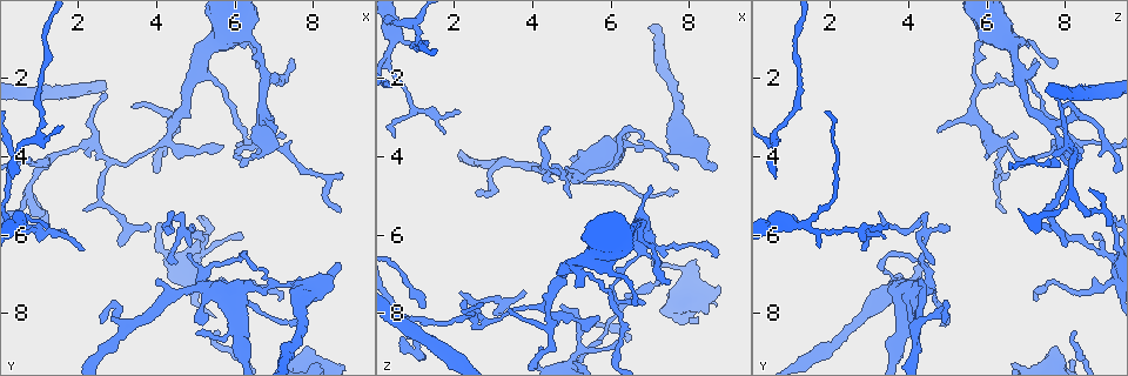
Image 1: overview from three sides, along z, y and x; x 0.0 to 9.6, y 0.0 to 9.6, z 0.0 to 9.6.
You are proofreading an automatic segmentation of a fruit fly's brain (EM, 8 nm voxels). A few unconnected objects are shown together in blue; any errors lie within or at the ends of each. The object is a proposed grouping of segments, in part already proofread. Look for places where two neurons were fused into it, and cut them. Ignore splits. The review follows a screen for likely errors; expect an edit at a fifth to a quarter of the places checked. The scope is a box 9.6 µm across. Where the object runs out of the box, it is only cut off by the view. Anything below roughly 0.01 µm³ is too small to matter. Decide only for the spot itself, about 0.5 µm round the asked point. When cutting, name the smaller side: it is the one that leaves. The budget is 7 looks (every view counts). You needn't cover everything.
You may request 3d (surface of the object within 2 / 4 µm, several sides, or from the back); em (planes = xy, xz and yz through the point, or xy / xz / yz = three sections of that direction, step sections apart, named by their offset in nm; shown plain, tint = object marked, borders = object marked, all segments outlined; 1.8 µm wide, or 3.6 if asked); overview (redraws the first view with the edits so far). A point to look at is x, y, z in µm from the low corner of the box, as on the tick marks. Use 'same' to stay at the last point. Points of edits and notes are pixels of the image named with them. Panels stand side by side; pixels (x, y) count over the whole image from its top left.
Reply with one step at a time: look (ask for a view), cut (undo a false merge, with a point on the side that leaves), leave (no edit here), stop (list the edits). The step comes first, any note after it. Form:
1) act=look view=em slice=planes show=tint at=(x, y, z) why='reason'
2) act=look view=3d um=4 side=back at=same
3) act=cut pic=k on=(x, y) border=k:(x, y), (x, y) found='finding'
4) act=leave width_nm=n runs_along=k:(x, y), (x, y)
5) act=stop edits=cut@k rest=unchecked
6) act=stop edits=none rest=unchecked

act=look view=3d um=4 side=back at=(4.50, 3.20, 7.65)

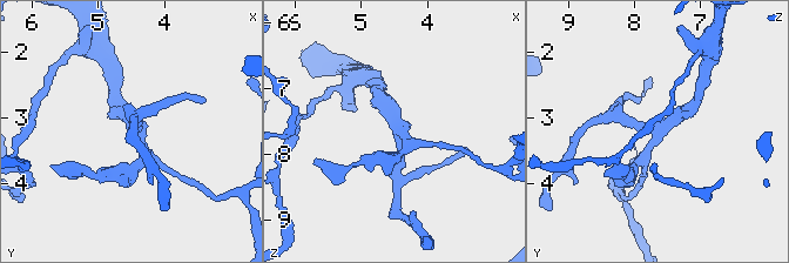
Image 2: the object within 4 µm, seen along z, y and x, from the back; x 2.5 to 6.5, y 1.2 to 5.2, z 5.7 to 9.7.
act=look view=em slice=planes show=tint at=(4.45, 3.15, 7.60) arms=4

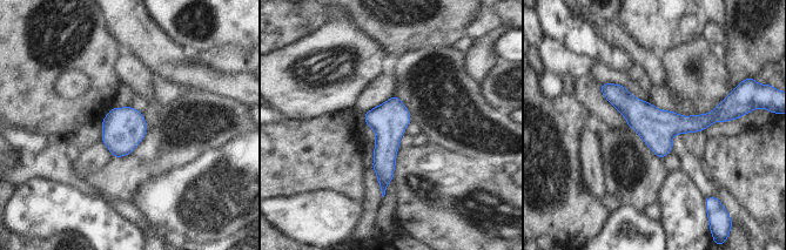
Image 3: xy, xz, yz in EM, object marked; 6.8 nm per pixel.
act=leave runs_along=3:(603, 87), (651, 123), (725, 117) found='one neuron here'

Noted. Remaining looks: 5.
act=look view=em slice=planes show=tint at=(6.30, 3.60, 8.60) why='narrows sharply'

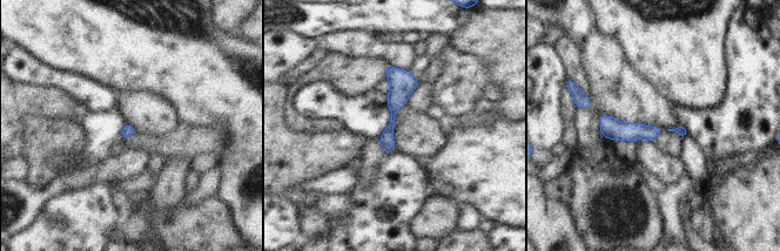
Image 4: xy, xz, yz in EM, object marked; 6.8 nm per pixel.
act=leave runs_along=4:(391, 69), (396, 100), (388, 149) found='continuous, no second neuron'

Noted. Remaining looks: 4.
act=look view=3d um=2 side=back at=(5.05, 1.80, 6.75) why='small branch off a trunk'

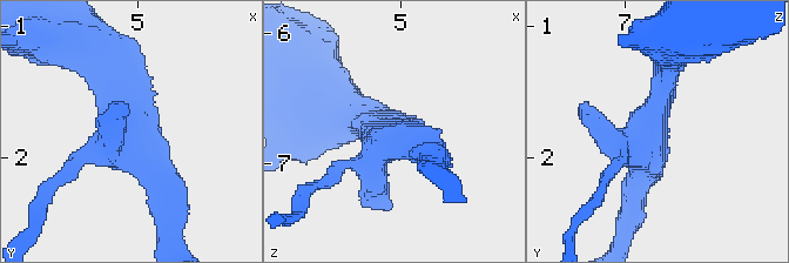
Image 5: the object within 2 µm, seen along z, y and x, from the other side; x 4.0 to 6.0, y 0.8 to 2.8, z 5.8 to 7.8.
act=look view=em slice=planes show=tint at=(5.12, 1.80, 6.80) why='shape alone is not enough'

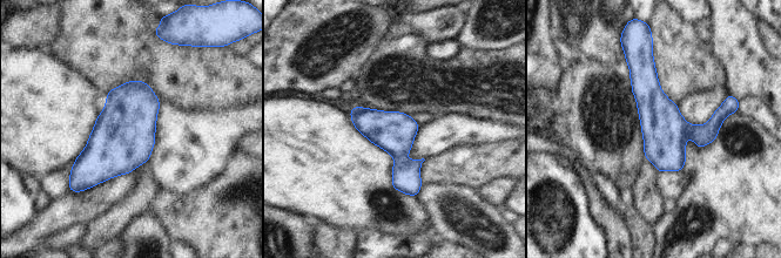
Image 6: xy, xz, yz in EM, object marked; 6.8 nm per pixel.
act=leave width_nm=280 runs_along=6:(645, 59), (645, 87), (678, 168) found='continuous, no second neuron'

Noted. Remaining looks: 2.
act=stop edits=none rest=unchecked

